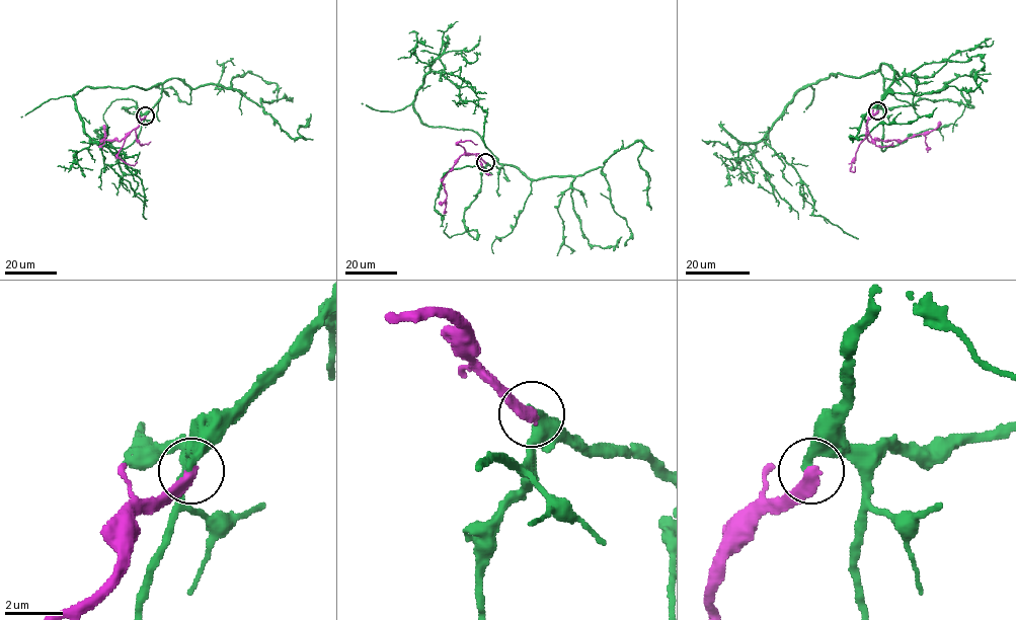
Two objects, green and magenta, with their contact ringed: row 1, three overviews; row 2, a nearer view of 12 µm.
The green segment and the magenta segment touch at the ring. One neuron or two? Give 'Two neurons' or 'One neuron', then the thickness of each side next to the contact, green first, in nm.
Two neurons. Thickness 360 nm (green) against 400 nm

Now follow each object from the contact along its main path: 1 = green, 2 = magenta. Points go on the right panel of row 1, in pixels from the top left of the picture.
1: (877, 110), (879, 72), (831, 74), (801, 88), (764, 138), (807, 188), (813, 215), (858, 238)
2: (877, 110), (866, 124), (866, 136), (871, 142), (928, 134), (940, 122)

